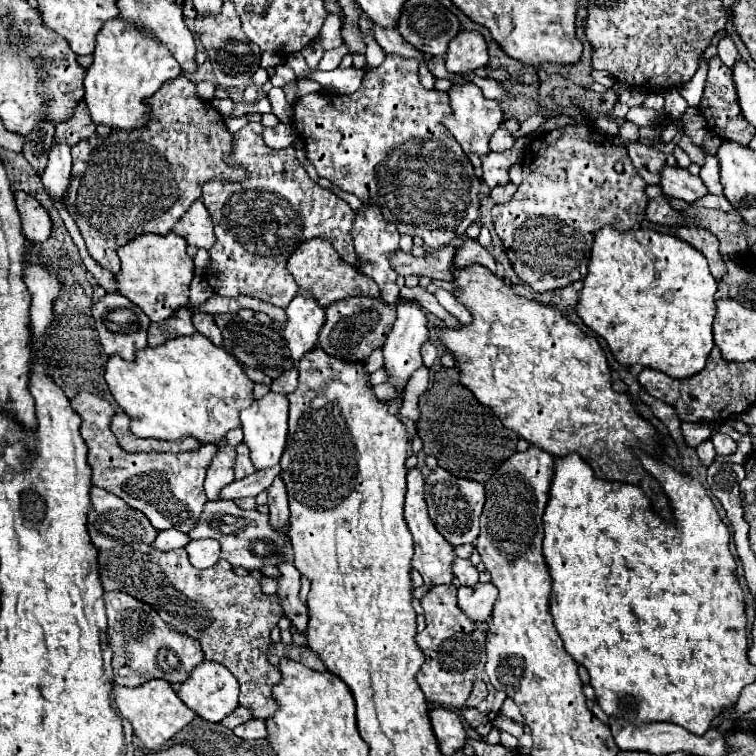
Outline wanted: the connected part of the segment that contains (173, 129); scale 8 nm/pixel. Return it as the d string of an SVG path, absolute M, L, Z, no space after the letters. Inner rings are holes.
M180 75L170 83L164 83L158 89L158 95L152 95L146 103L150 103L150 123L146 123L146 127L140 127L138 131L112 131L108 137L94 135L72 147L74 165L64 205L76 221L90 257L114 275L120 271L116 249L142 233L170 233L172 225L200 197L202 183L218 175L228 181L246 177L244 169L232 169L222 161L222 157L232 151L232 135L228 133L222 115L198 97L190 79Z

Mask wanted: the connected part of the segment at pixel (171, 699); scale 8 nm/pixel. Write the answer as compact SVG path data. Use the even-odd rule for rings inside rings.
M152 679L150 683L144 683L142 687L114 687L114 701L124 719L128 719L134 727L134 735L142 741L142 745L150 751L156 751L160 745L164 745L168 739L172 739L178 731L182 731L196 713L188 709L184 703L180 703L176 691L170 683L164 679Z

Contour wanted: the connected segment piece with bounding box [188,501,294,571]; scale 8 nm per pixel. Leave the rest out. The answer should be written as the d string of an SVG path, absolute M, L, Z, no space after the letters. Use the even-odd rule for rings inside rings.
M206 501L206 507L202 511L202 519L194 527L194 531L188 533L190 539L202 539L212 537L220 543L220 557L228 561L230 565L240 565L248 571L262 569L264 565L276 565L282 559L294 561L294 553L290 543L286 543L284 535L274 531L270 527L268 515L260 515L258 511L244 511L234 501Z

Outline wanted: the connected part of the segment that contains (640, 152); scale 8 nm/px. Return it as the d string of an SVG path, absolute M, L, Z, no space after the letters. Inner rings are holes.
M630 143L626 145L628 155L638 169L638 173L646 179L650 185L660 185L660 173L666 165L666 155L654 147L642 145L642 143Z

